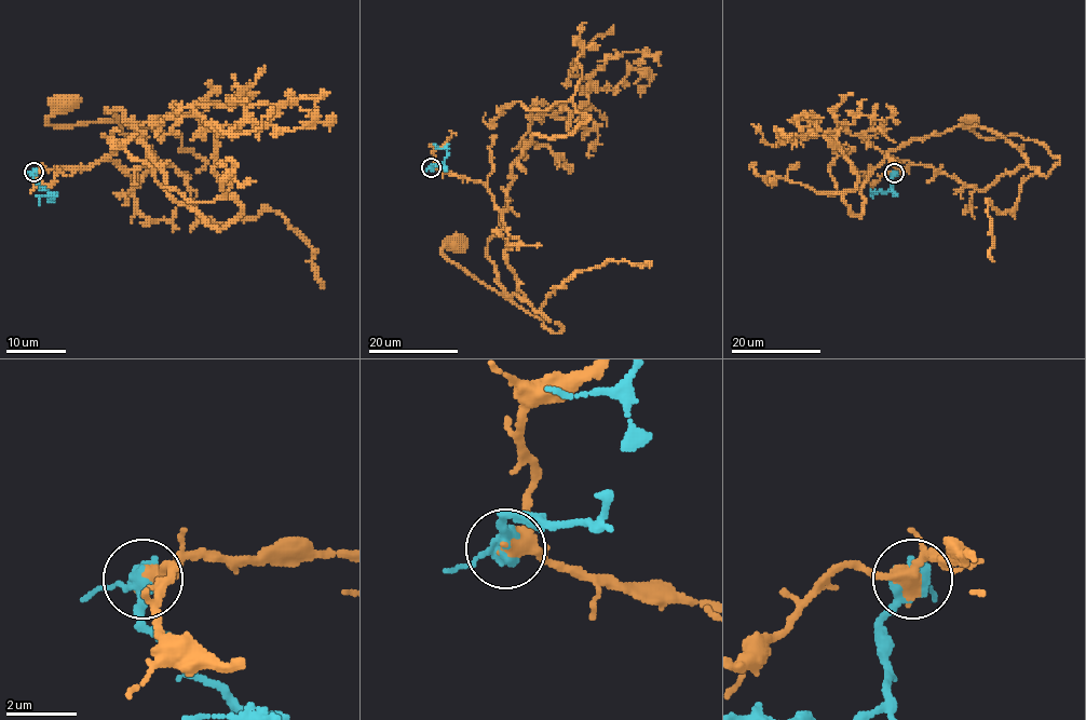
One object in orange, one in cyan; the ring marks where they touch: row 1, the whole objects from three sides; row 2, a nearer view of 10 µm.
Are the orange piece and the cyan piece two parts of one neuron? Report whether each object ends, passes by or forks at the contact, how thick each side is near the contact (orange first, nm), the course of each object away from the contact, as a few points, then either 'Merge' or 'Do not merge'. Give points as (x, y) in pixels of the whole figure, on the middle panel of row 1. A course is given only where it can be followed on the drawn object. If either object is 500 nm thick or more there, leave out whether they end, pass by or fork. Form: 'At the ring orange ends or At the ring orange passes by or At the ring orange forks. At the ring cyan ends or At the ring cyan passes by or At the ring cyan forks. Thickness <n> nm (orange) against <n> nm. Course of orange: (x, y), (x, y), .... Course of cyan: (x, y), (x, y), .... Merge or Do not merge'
At the ring orange passes by. At the ring cyan passes by. Thickness 440 nm (orange) against 400 nm. Course of orange: (432, 168), (487, 187), (508, 232), (506, 265), (524, 297), (497, 293), (445, 256), (442, 249), (456, 243). Course of cyan: (432, 168), (432, 163), (444, 162), (446, 150), (436, 146). Merge

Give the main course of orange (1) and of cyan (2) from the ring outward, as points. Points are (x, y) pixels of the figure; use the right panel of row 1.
1: (895, 173), (909, 164), (931, 165), (986, 190), (1023, 164), (1025, 140), (1019, 135), (982, 138), (969, 119)
2: (895, 173), (890, 178), (892, 188), (874, 191), (872, 198)

